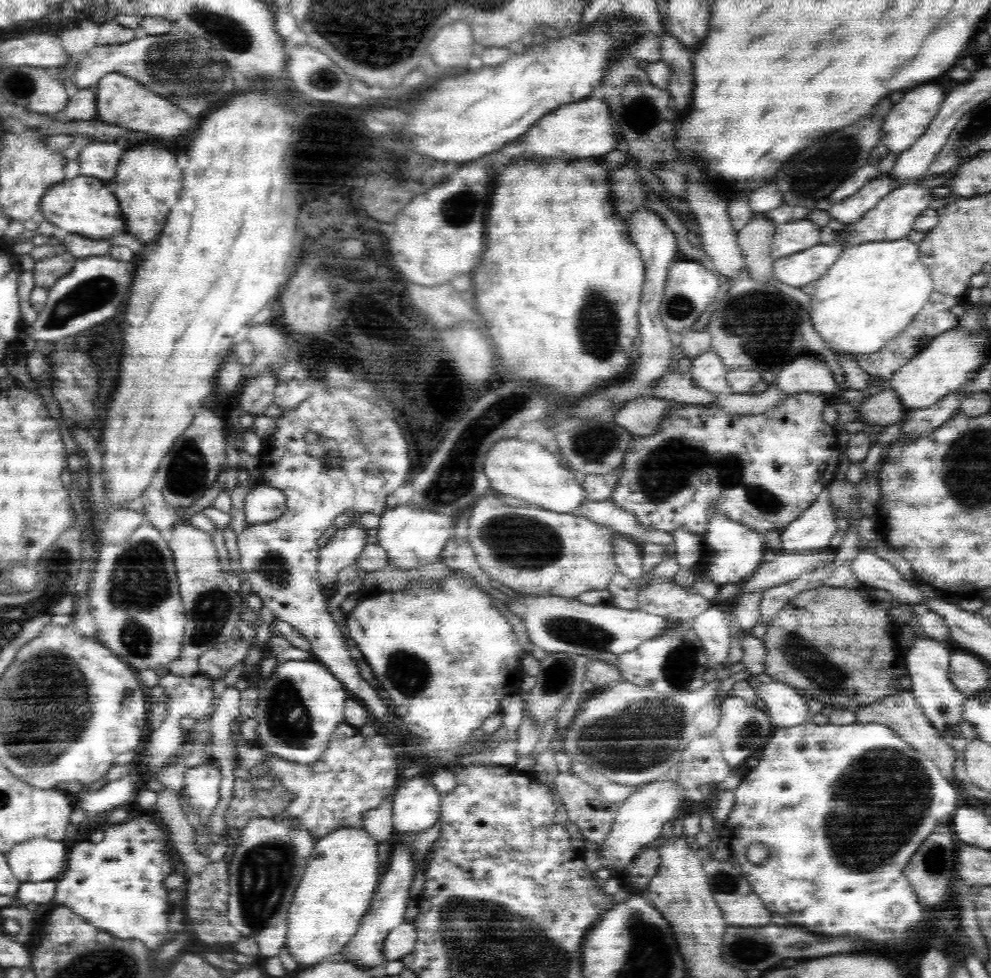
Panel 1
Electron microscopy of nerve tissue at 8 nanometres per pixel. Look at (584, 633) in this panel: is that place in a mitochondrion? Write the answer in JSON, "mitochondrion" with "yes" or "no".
{"mitochondrion":"yes"}

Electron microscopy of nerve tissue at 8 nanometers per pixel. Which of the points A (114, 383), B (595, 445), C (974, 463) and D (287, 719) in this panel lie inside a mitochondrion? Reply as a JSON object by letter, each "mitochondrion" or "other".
{"A":"other","B":"mitochondrion","C":"mitochondrion","D":"mitochondrion"}

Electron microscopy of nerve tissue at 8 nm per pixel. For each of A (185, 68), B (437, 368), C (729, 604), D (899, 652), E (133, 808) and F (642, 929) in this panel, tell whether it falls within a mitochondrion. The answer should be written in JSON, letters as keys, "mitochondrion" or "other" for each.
{"A":"mitochondrion","B":"other","C":"other","D":"other","E":"other","F":"mitochondrion"}

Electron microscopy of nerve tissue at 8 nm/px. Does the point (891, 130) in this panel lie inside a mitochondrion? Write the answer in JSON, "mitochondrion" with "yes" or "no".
{"mitochondrion":"no"}

